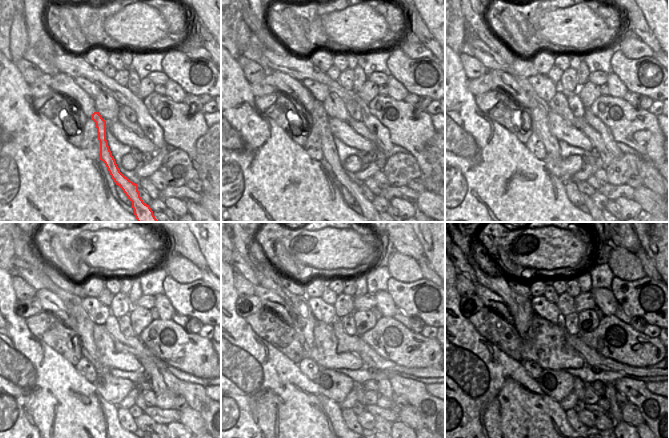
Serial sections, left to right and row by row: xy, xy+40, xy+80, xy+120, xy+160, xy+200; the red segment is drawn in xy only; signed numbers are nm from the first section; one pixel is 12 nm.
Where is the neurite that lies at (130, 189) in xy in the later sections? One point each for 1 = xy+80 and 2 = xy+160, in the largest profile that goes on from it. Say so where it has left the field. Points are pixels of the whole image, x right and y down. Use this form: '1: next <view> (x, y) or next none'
1: next xy+80 (538, 110)
2: next xy+160 (303, 320)

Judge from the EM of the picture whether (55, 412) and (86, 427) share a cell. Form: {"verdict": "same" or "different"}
{"verdict": "same"}

